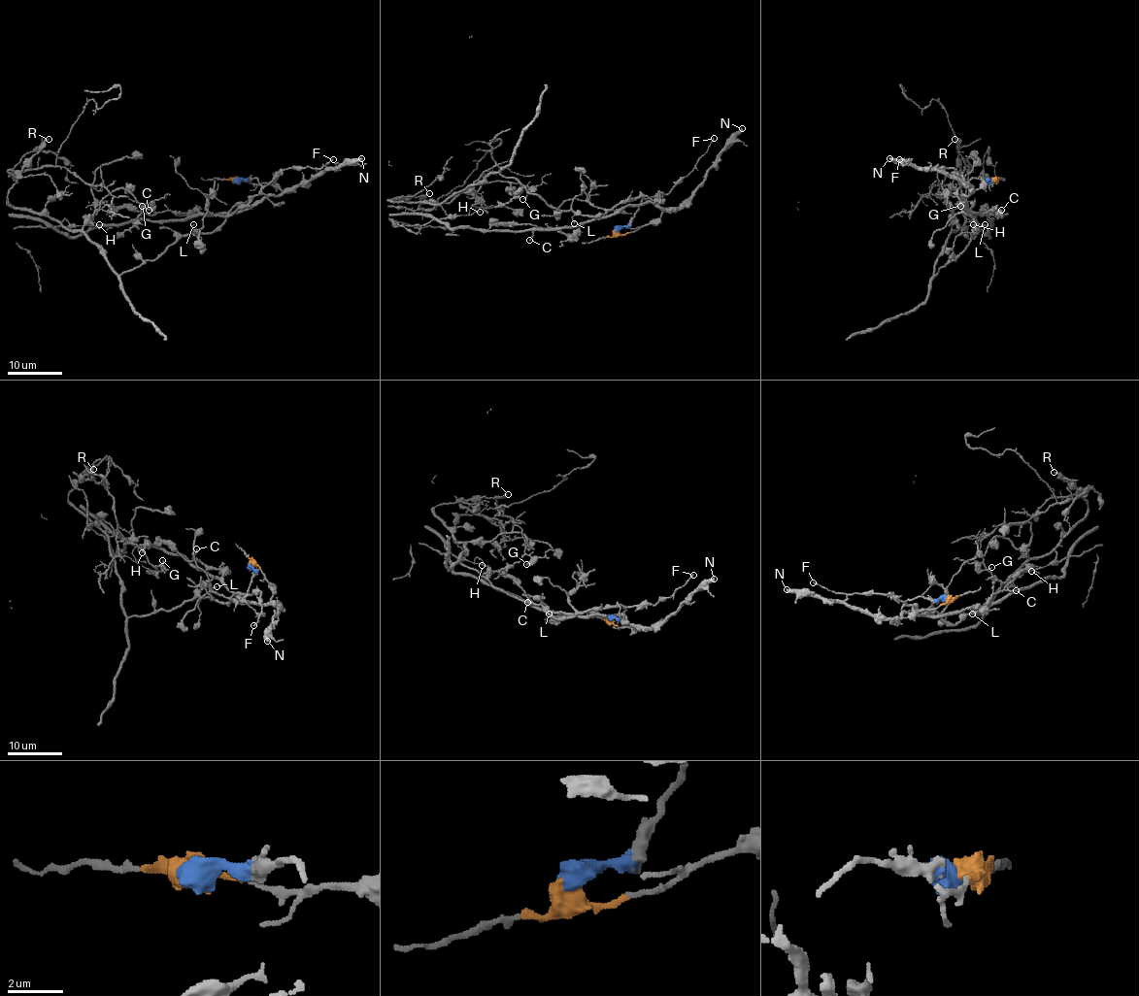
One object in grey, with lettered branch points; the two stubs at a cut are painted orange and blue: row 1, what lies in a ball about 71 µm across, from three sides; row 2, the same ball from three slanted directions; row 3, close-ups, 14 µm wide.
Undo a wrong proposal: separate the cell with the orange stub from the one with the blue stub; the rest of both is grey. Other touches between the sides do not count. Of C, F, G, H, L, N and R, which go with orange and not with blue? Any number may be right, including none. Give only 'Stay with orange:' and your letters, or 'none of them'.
Stay with orange: C, N

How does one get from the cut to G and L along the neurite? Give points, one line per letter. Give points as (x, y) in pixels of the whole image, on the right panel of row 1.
G: (990, 182), (971, 179), (957, 190), (977, 232), (936, 274), (951, 232), (943, 188), (944, 203), (960, 206)
L: (990, 182), (971, 179), (957, 190), (961, 206), (974, 220), (975, 233), (985, 225)

